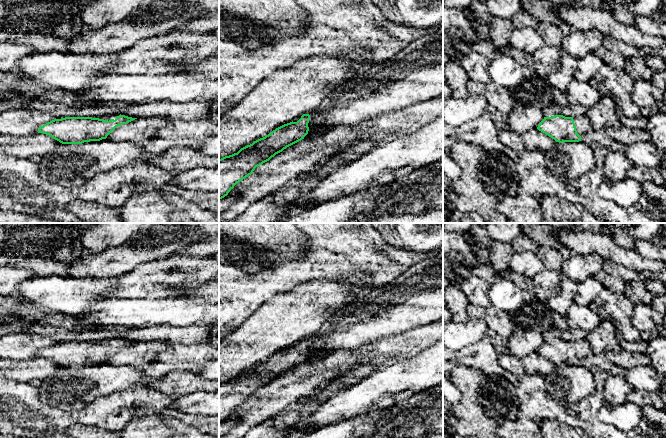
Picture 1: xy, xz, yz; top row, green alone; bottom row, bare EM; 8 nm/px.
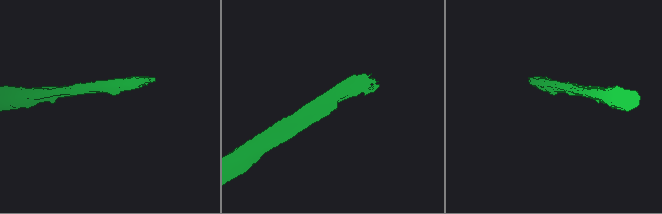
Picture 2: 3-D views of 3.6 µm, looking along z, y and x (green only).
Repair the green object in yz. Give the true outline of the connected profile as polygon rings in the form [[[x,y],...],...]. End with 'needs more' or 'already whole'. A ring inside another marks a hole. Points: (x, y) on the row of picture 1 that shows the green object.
[[[554,115],[544,117],[537,129],[556,142],[579,142],[581,136],[592,129],[591,123],[586,115],[565,117]]]; needs more

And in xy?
[[[121,114],[92,117],[65,117],[54,119],[38,129],[38,133],[51,136],[62,144],[82,144],[100,141],[118,126],[127,124],[137,118]]]; needs more

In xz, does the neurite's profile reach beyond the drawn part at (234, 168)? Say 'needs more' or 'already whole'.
already whole

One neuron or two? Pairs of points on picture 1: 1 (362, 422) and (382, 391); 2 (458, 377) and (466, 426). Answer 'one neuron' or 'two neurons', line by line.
1: two neurons
2: one neuron

